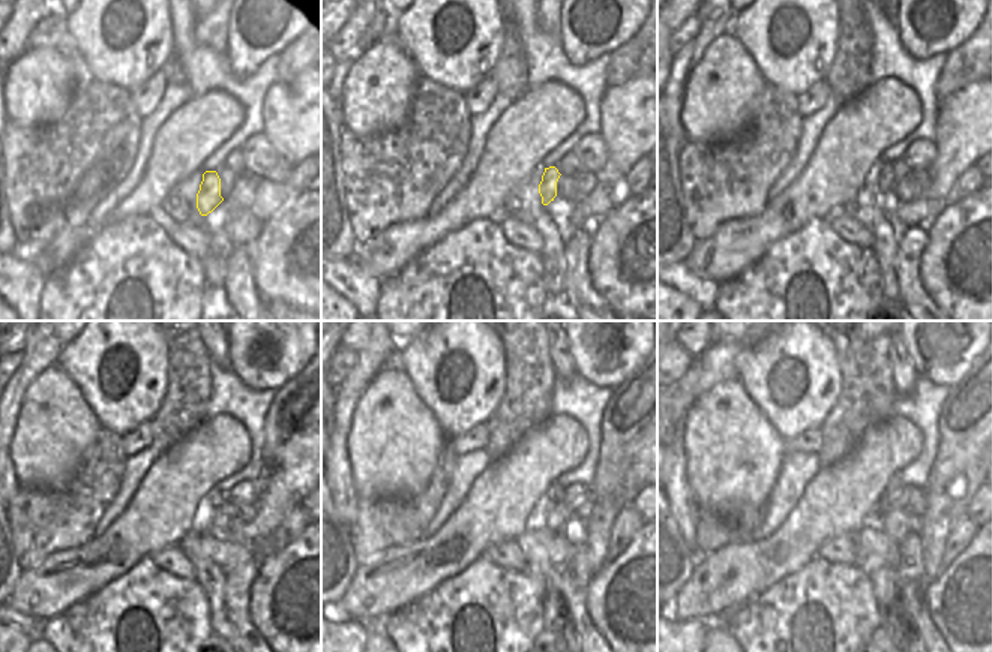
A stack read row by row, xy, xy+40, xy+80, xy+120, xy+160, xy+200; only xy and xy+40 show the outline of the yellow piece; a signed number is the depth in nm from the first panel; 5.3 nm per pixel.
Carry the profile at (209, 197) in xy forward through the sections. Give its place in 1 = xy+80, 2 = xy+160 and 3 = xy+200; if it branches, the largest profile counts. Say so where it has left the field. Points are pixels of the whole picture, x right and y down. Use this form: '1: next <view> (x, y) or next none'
1: next xy+80 (886, 176)
2: next xy+160 (554, 495)
3: next xy+200 (895, 486)

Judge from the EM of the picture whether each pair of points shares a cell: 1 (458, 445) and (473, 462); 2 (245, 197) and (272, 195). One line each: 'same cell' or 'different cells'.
1: different cells
2: different cells

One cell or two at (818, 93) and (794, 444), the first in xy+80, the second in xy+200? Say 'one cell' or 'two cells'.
one cell

